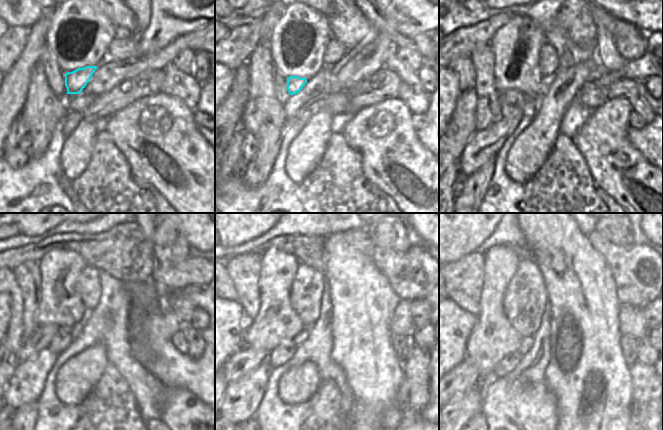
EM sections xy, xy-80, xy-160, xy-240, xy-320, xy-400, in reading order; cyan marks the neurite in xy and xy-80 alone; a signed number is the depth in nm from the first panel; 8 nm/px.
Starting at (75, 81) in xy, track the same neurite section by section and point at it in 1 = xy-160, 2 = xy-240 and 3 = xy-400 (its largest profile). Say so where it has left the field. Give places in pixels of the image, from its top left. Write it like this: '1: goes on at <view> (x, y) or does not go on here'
1: goes on at xy-160 (516, 98)
2: goes on at xy-240 (43, 334)
3: goes on at xy-400 (465, 376)

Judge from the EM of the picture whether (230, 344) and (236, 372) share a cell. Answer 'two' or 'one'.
two

